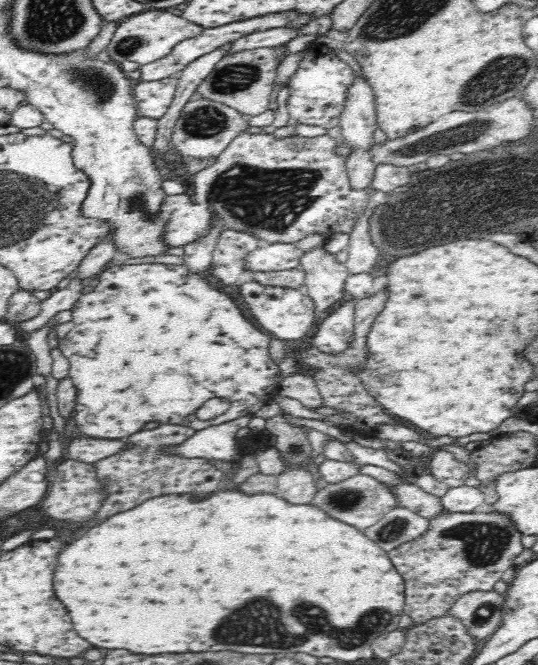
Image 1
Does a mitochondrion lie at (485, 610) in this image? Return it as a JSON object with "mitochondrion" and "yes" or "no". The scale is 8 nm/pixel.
{"mitochondrion":"yes"}

